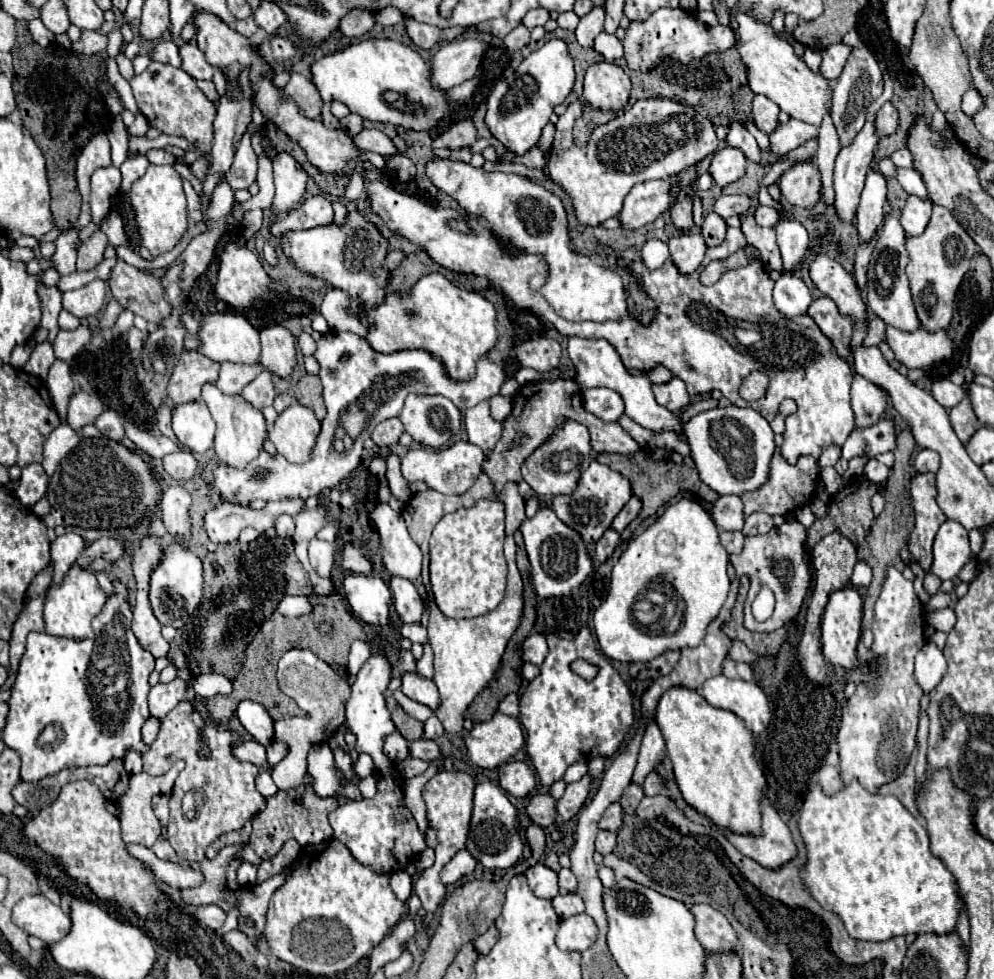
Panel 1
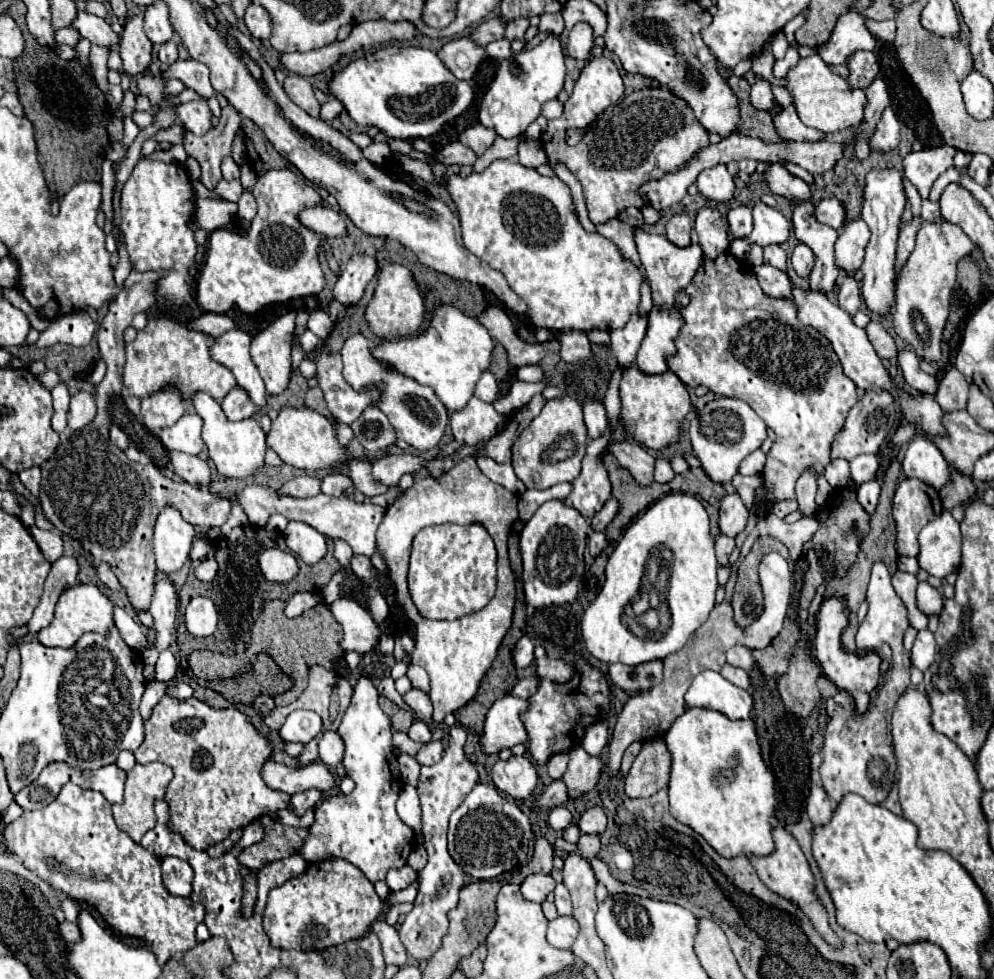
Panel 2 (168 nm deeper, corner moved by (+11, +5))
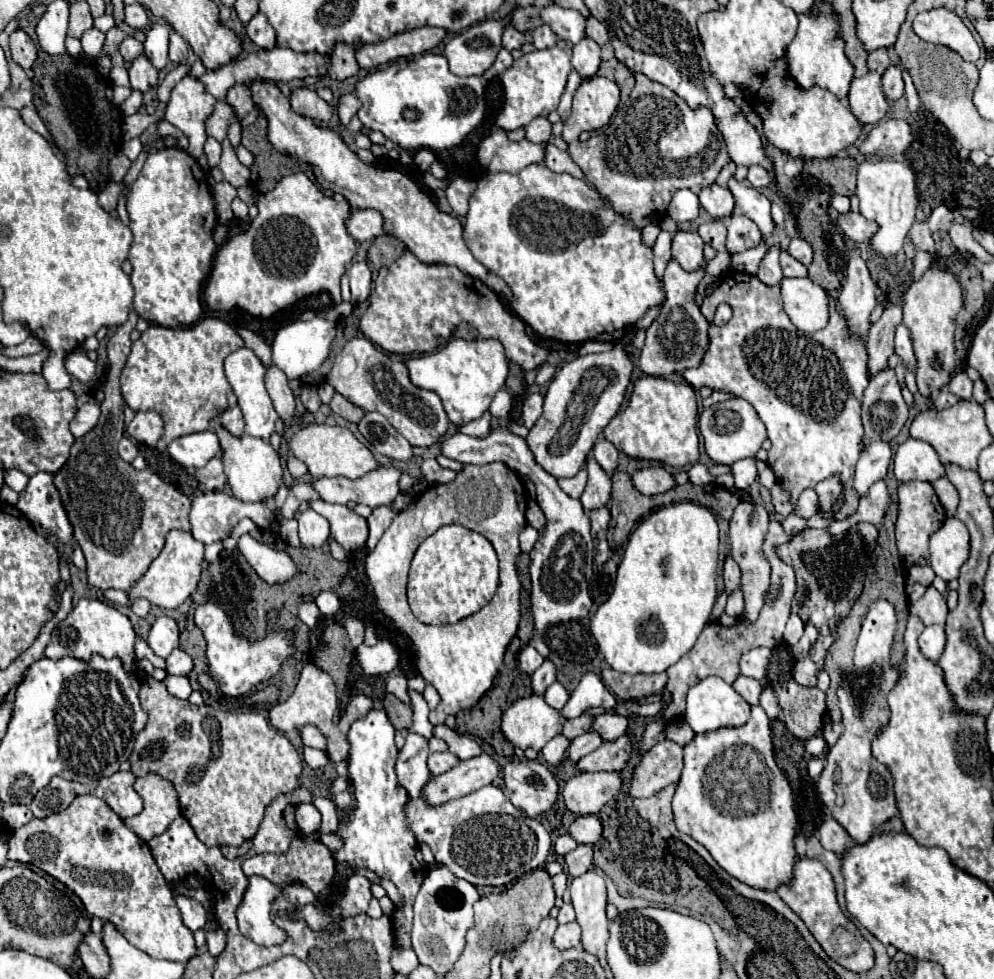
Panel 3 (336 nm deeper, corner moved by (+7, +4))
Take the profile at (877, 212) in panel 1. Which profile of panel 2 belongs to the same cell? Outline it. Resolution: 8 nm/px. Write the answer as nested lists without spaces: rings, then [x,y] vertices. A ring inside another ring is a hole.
[[[862,219],[850,221],[842,231],[836,241],[836,265],[844,275],[856,277],[864,259],[864,249],[868,243],[870,231]]]

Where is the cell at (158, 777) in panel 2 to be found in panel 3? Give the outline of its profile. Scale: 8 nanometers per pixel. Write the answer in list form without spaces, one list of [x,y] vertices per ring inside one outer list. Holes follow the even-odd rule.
[[[150,772],[142,778],[136,778],[134,790],[142,796],[144,808],[132,818],[124,818],[124,824],[136,832],[144,842],[162,834],[174,818],[180,816],[178,794],[172,782]]]

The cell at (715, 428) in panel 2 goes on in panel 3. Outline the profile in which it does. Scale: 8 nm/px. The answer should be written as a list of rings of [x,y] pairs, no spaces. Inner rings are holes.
[[[730,398],[726,402],[720,402],[702,410],[698,428],[704,438],[706,454],[716,464],[726,464],[726,466],[732,466],[736,460],[756,456],[756,452],[762,448],[762,442],[766,440],[766,426],[758,418],[752,404],[748,404],[742,398]]]

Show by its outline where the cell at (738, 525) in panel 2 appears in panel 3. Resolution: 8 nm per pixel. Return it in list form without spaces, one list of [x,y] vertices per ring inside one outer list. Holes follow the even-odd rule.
[[[742,500],[736,508],[734,508],[734,514],[730,518],[730,554],[732,558],[738,562],[740,570],[742,570],[742,590],[744,590],[744,616],[748,620],[754,620],[756,614],[760,612],[760,606],[762,606],[762,596],[768,588],[768,578],[770,578],[770,566],[766,562],[766,558],[762,556],[762,542],[764,542],[764,534],[766,534],[766,528],[768,528],[768,512],[760,506],[760,504],[754,504],[754,502],[748,502],[748,500]]]

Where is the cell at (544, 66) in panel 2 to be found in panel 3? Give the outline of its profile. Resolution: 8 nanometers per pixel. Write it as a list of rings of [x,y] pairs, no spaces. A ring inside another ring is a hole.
[[[558,40],[554,48],[534,50],[514,60],[514,64],[500,78],[504,86],[504,104],[496,116],[496,126],[510,132],[526,126],[532,118],[548,116],[552,110],[556,110],[560,96],[566,88],[568,74],[572,70],[570,58],[572,58],[572,48],[564,40]]]

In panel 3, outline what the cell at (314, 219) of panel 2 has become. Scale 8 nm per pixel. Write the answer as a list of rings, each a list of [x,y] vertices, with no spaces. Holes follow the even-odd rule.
[[[358,210],[356,214],[352,212],[346,218],[346,230],[358,242],[372,240],[374,236],[384,234],[384,230],[382,230],[382,216],[376,210]]]

